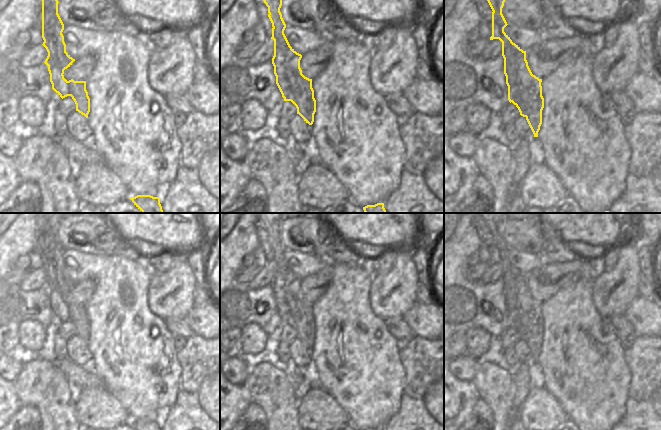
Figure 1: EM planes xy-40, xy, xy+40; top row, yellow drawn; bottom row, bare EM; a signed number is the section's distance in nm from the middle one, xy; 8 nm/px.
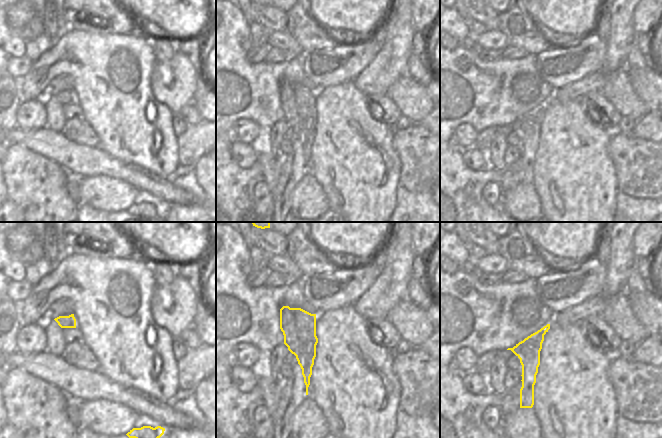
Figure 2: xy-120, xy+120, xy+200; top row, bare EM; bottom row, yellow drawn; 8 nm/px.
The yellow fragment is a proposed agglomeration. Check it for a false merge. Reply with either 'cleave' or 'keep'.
cleave

